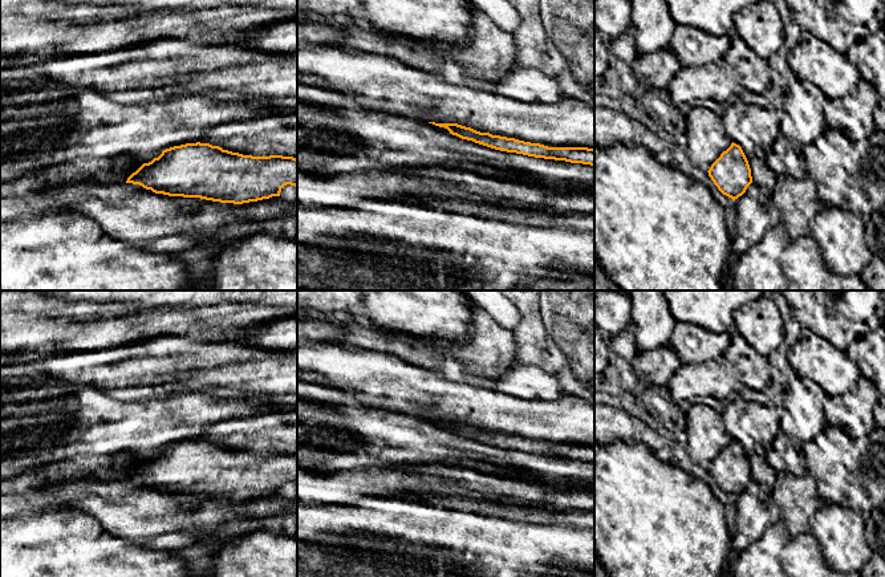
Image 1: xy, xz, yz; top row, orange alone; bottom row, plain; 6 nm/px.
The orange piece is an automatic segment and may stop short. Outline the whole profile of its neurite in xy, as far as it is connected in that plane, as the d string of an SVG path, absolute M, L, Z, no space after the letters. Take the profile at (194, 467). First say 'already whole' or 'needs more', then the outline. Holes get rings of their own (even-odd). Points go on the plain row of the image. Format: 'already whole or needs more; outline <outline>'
already whole; outline M186 440L143 460L126 480L169 493L243 501L280 493L287 481L297 484L297 456L252 454L210 440Z

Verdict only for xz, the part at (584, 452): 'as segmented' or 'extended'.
as segmented

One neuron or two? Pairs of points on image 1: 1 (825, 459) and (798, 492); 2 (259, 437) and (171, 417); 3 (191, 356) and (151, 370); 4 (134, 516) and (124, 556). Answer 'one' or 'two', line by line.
1: two
2: two
3: one
4: two

